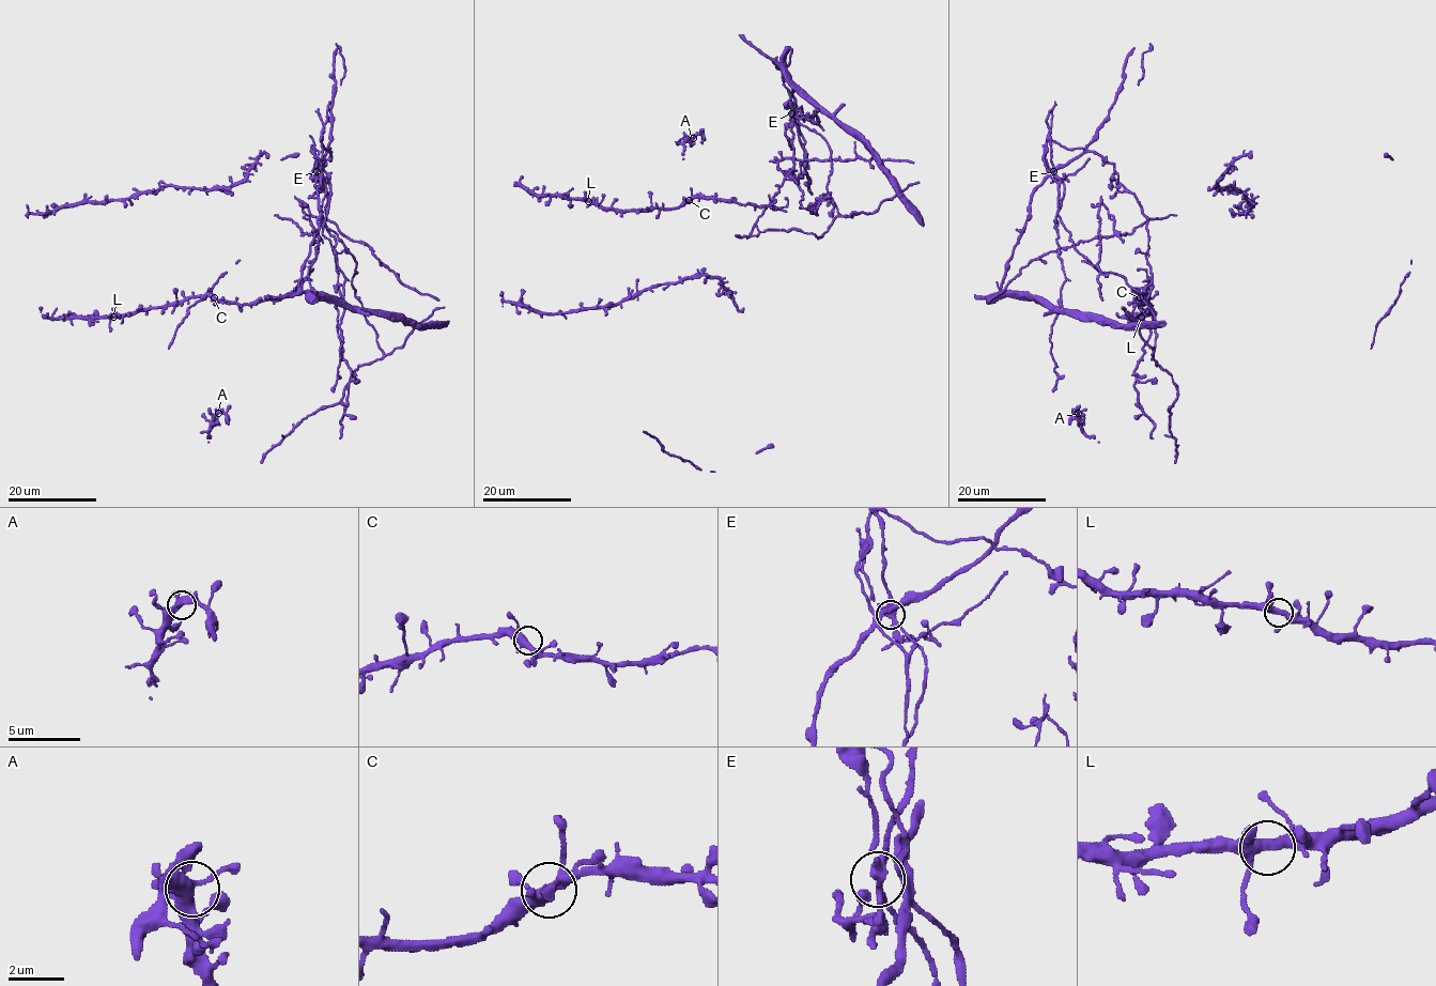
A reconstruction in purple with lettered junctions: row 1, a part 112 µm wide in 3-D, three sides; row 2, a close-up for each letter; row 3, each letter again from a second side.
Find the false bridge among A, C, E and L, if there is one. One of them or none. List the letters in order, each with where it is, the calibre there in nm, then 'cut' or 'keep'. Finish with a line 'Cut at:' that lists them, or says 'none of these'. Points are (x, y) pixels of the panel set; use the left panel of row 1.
A: at (218, 413); 400 nm thick; keep
C: at (214, 297); 360 nm thick; keep
E: at (317, 171); 360 nm thick; cut
L: at (113, 317); 360 nm thick; keep
Cut at: E

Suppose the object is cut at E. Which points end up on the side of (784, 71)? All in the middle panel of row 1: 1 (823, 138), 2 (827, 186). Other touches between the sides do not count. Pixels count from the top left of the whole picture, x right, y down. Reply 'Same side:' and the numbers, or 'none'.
Same side: none

